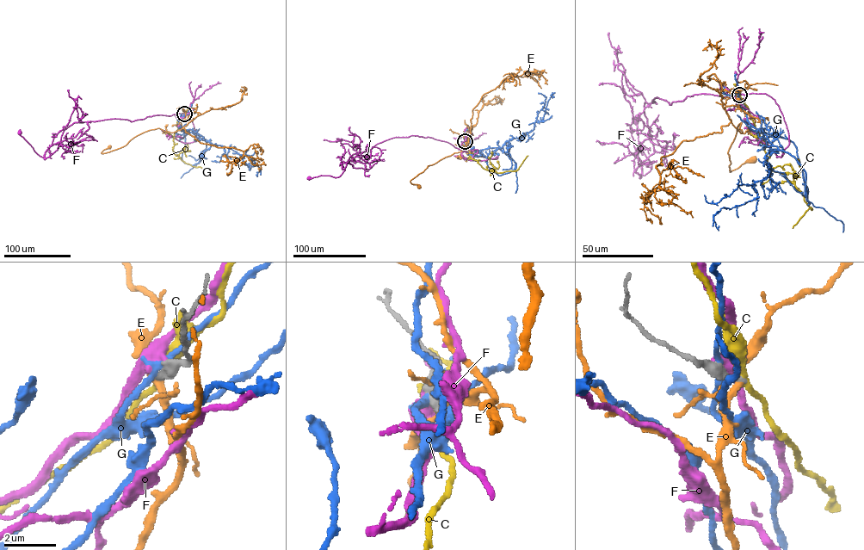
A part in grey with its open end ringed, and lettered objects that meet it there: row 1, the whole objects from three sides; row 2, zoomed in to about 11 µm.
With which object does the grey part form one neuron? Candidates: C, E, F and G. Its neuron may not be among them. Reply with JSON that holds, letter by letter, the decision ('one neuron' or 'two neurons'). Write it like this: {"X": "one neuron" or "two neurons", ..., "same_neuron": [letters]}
{"C": "two neurons", "E": "two neurons", "F": "two neurons", "G": "two neurons", "same_neuron": []}

